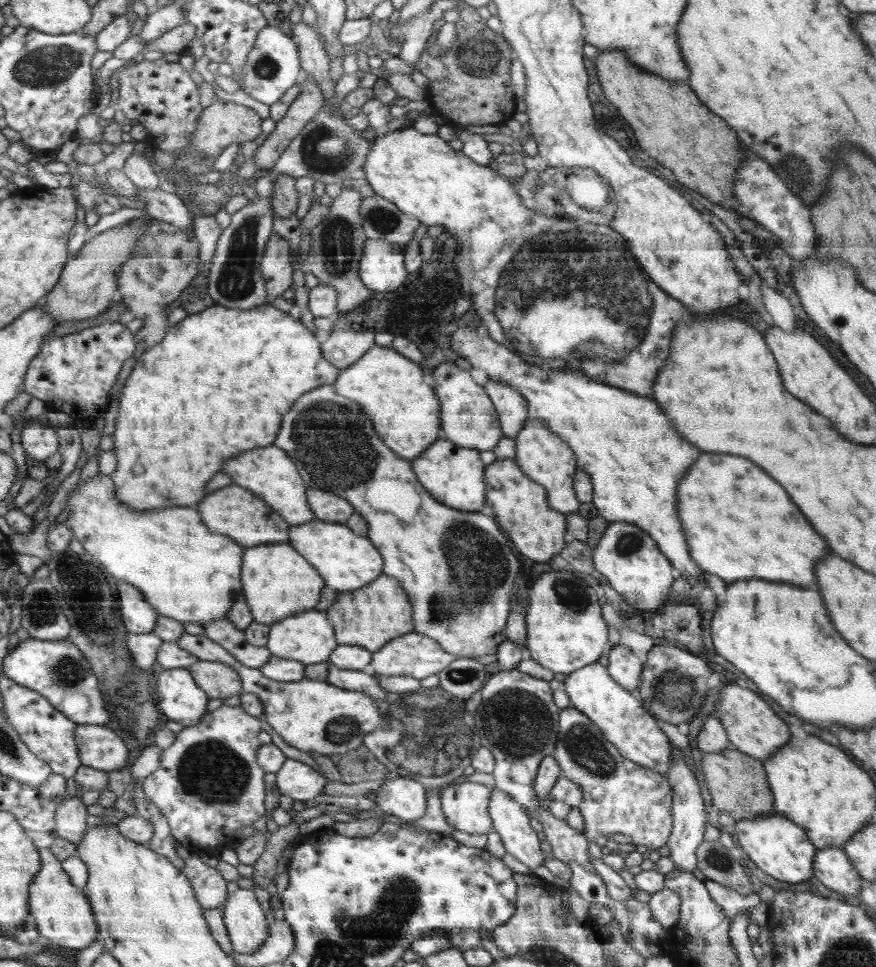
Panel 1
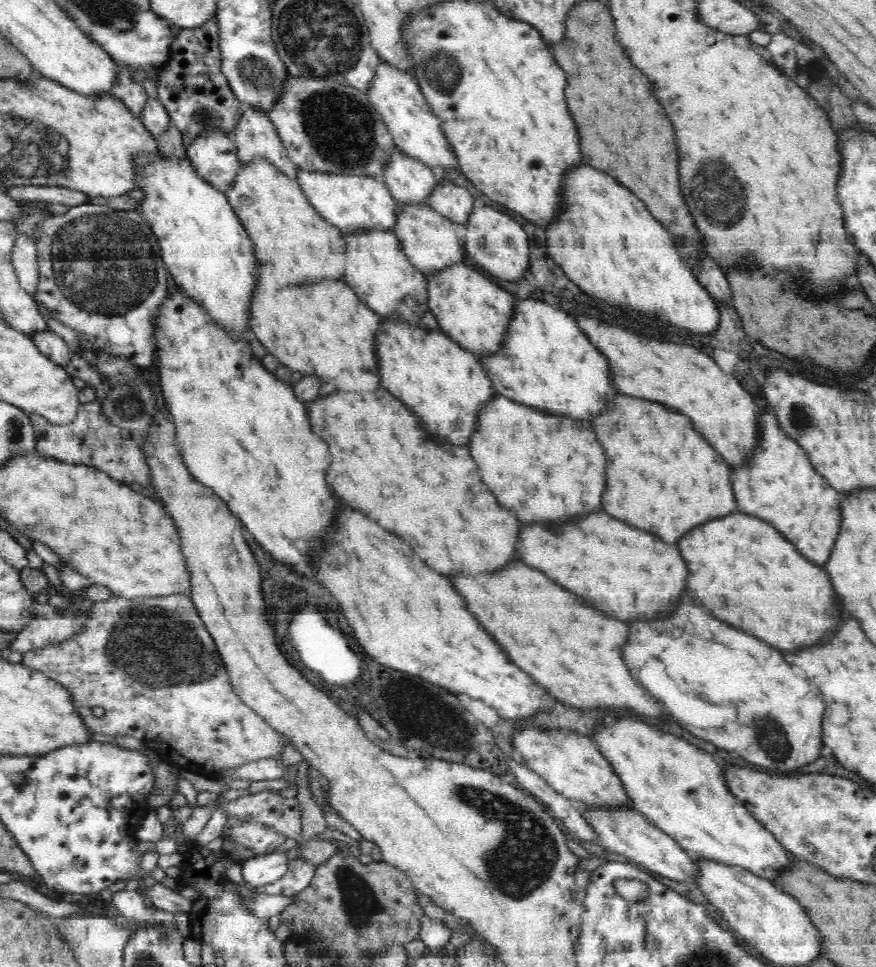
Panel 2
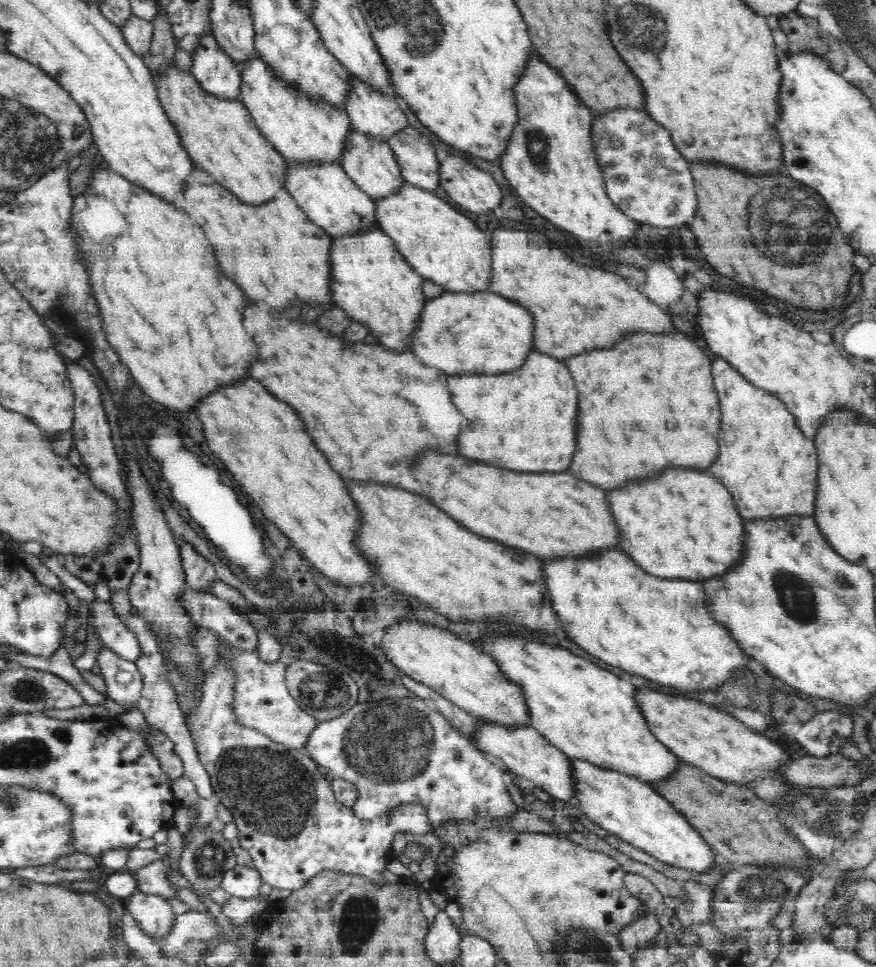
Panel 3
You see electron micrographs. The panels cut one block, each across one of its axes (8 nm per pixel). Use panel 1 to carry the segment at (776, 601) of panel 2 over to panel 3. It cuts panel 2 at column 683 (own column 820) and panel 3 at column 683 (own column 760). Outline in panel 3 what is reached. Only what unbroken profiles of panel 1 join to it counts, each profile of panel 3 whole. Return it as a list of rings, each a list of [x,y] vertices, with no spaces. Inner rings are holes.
[[[668,468],[662,476],[644,480],[638,484],[628,484],[622,490],[608,492],[610,510],[614,512],[616,524],[622,532],[622,548],[643,570],[652,576],[685,580],[705,580],[721,576],[726,568],[732,568],[742,556],[742,518],[730,498],[730,492],[710,474],[688,470],[688,468]]]

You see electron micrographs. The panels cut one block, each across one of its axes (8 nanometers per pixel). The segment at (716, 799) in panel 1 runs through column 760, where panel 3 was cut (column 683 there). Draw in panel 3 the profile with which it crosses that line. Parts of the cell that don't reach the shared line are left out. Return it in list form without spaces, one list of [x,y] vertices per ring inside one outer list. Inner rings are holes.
[[[682,760],[679,768],[666,781],[650,786],[687,819],[712,850],[722,854],[728,861],[737,864],[789,864],[790,868],[806,868],[806,847],[802,847],[794,835],[787,834],[787,828],[783,828],[783,821],[779,819],[780,810],[757,797],[746,786],[709,776],[700,768]]]

